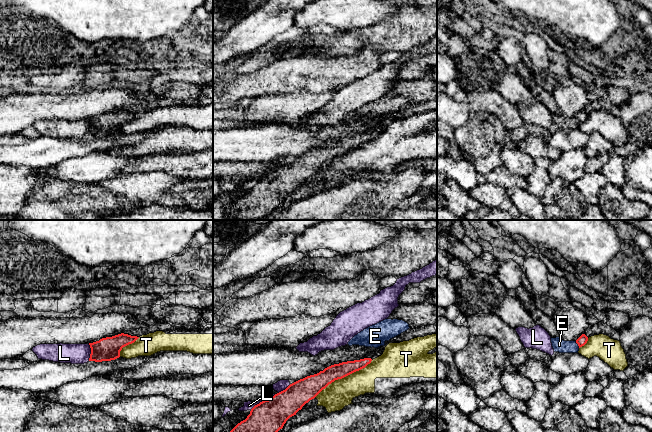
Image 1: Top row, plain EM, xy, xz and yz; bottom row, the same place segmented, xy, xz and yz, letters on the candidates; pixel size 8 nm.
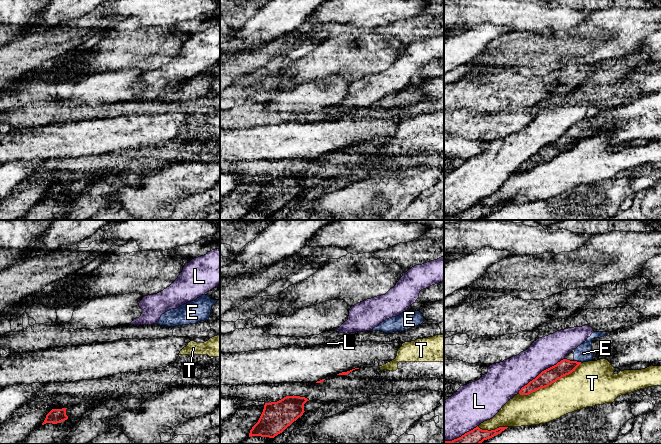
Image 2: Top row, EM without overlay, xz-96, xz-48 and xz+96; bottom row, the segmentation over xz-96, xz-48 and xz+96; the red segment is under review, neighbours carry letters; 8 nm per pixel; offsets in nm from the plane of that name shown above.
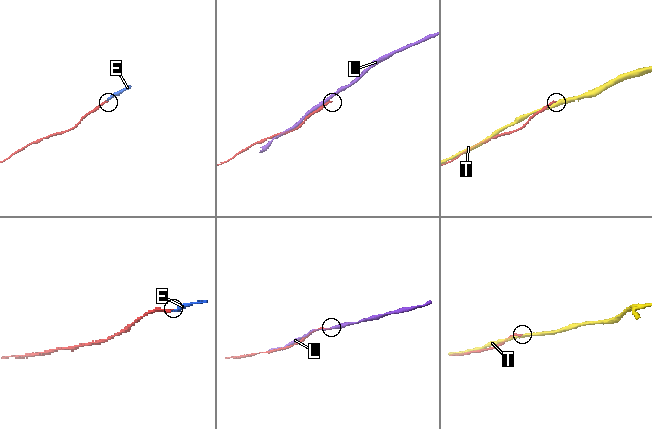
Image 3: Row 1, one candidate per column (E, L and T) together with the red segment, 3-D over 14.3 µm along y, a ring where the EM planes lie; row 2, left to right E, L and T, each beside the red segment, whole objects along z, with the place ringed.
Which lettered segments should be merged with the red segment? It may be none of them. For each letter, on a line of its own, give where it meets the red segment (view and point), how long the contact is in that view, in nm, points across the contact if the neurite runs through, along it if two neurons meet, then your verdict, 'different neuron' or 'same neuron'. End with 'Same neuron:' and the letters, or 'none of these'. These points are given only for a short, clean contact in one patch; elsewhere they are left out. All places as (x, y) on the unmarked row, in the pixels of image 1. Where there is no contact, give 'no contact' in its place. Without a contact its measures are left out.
E: yz (577, 119) | 70 nm | across yz (582, 116), (577, 119), (559, 121) | same neuron
L: xy (91, 128) | 140 nm | different neuron
T: xz (343, 153) | 550 nm | different neuron
Same neuron: E

